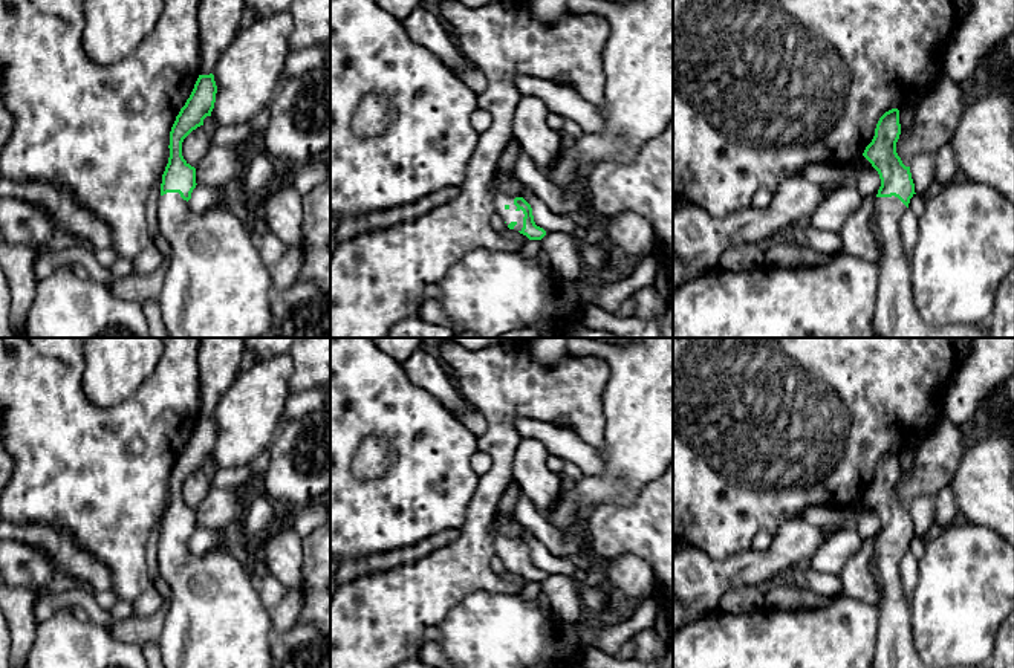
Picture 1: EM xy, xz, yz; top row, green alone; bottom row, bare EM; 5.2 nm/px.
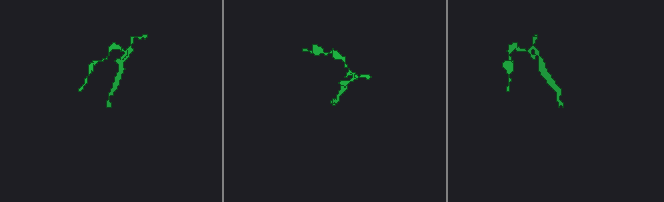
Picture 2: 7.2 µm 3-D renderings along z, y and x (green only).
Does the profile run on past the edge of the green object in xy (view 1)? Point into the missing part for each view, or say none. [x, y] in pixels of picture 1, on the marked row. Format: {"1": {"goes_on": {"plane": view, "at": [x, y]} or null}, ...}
{"1": {"goes_on": {"plane": "xy", "at": [217, 285]}}}

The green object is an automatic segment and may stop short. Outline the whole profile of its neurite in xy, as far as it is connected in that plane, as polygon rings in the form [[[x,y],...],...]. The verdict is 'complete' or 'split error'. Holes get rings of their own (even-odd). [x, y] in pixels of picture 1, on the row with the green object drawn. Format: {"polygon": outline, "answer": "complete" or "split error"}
{"polygon": [[[199,75],[190,98],[176,116],[170,131],[170,157],[162,174],[158,202],[159,232],[173,249],[158,300],[170,338],[257,338],[271,326],[271,292],[274,289],[271,269],[258,252],[257,240],[248,226],[245,214],[234,206],[219,205],[200,211],[188,203],[197,183],[196,168],[182,156],[182,142],[193,130],[203,125],[206,116],[211,116],[216,93],[214,75]]], "answer": "split error"}

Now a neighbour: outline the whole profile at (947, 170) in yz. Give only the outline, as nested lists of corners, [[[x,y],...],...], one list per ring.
[[[948,144],[934,151],[934,156],[934,180],[942,186],[947,186],[948,183],[960,180],[964,177],[959,162],[954,157],[954,151]]]

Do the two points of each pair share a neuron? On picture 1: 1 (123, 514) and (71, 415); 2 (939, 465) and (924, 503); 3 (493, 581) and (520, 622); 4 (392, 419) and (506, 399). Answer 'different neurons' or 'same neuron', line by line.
1: same neuron
2: different neurons
3: different neurons
4: different neurons

